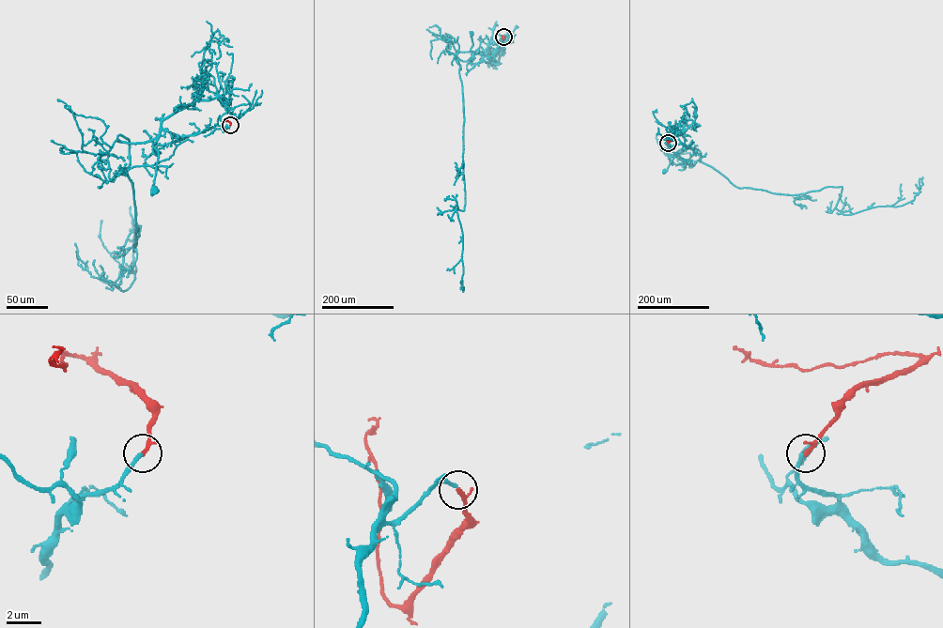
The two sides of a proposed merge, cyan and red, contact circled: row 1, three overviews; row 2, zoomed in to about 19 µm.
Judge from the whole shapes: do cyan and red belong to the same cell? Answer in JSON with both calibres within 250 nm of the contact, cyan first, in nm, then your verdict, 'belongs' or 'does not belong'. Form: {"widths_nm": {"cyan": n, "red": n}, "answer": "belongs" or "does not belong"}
{"widths_nm": {"cyan": 220, "red": 180}, "answer": "belongs"}

